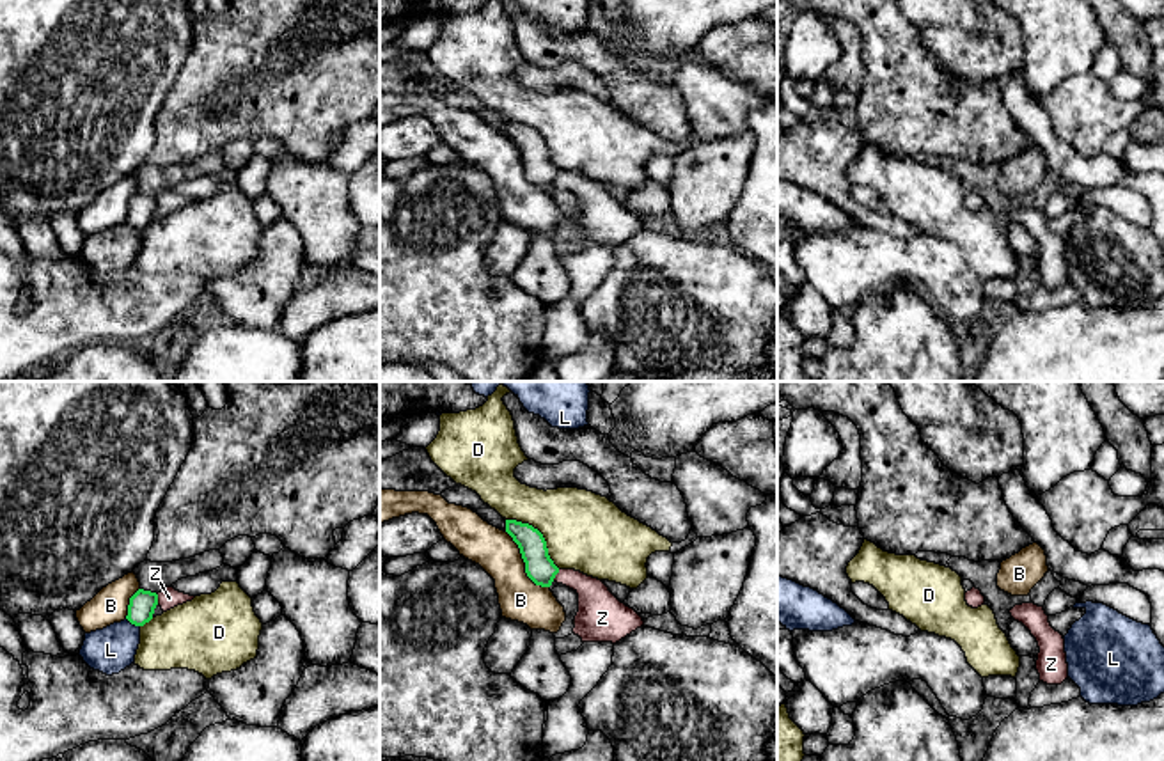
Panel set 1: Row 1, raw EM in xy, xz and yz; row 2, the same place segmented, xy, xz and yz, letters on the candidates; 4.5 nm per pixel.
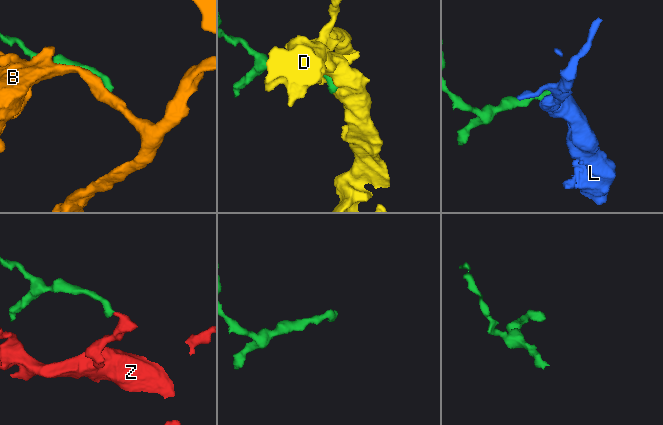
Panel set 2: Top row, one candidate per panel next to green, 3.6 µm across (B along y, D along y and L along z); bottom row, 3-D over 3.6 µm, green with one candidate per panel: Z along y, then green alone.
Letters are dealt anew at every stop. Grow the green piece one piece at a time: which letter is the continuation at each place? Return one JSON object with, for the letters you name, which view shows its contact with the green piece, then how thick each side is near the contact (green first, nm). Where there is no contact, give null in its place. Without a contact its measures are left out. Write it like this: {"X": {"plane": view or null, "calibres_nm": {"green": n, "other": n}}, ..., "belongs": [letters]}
{"belongs": []}

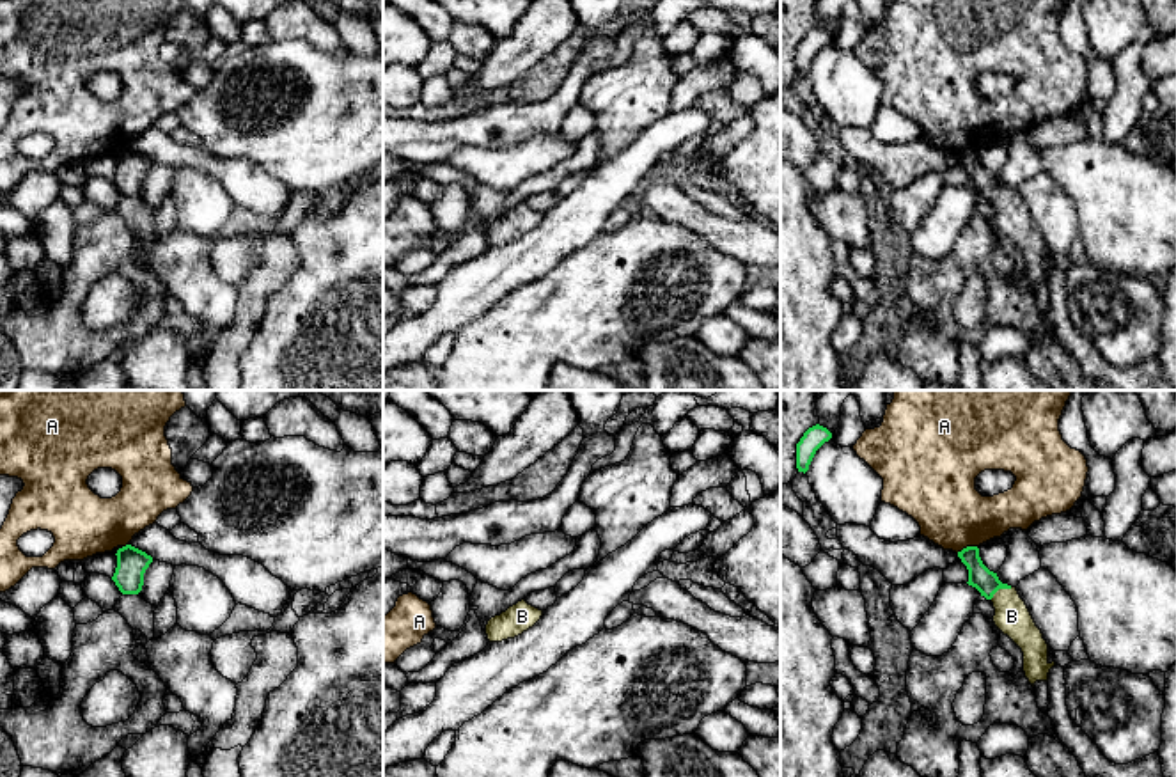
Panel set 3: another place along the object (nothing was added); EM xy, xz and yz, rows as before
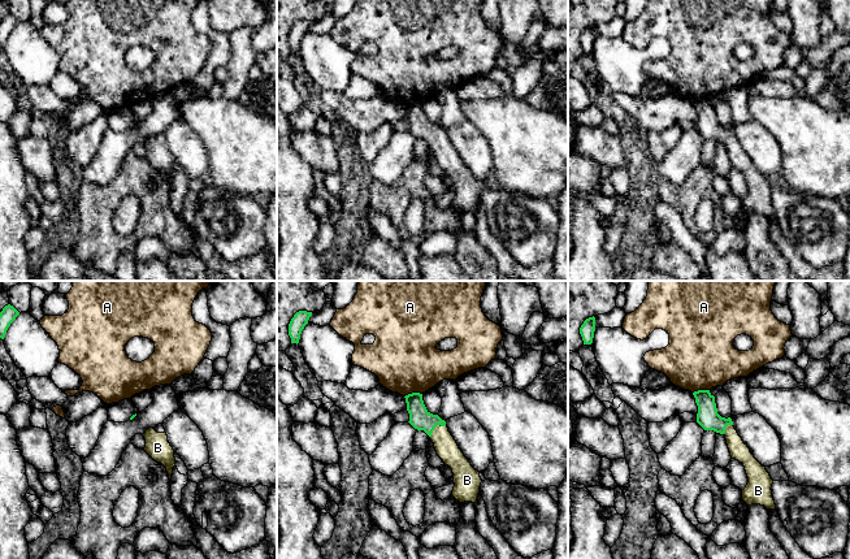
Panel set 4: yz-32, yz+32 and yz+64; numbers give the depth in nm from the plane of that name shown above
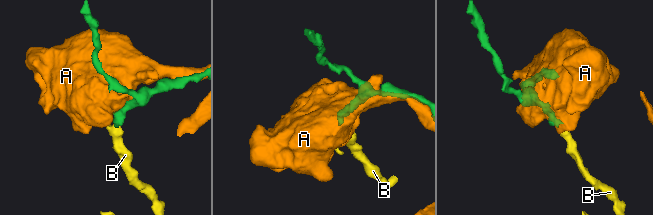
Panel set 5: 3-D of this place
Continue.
{"B": {"plane": "yz", "calibres_nm": {"green": 110, "other": 160}}, "belongs": ["B"]}

